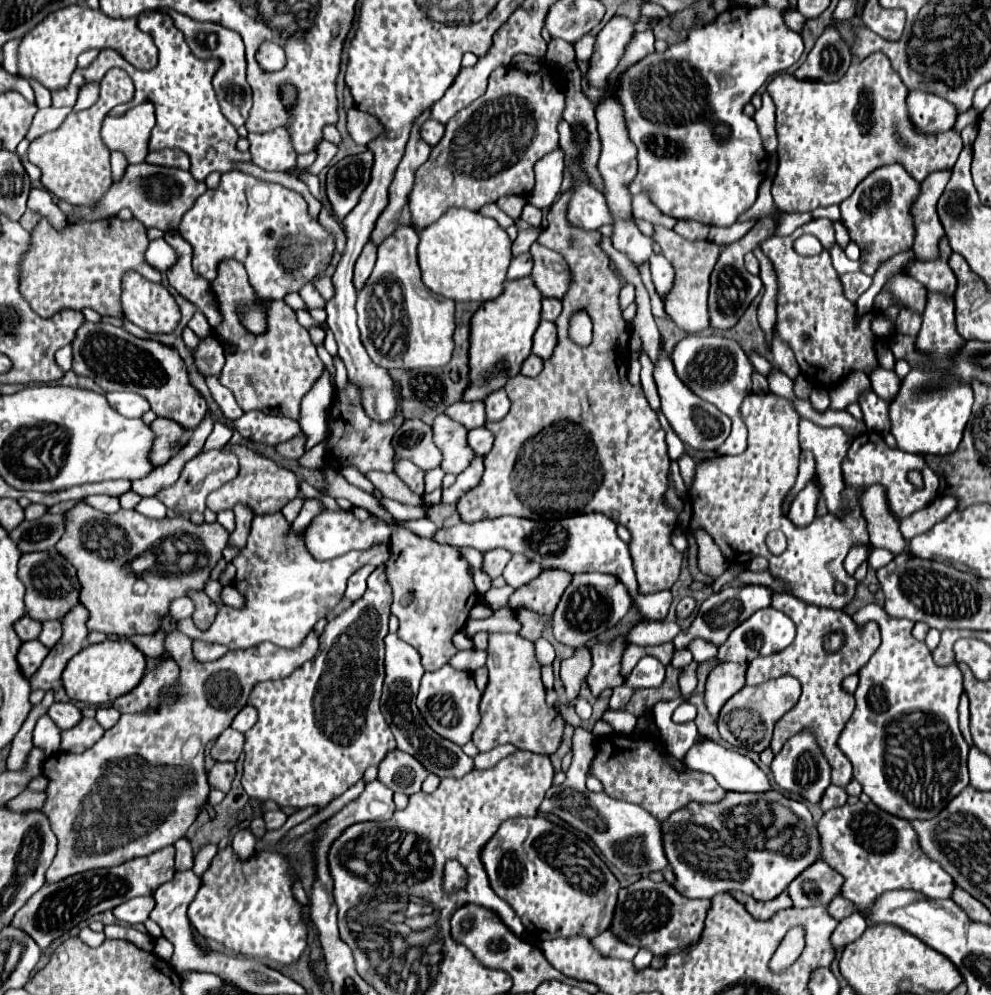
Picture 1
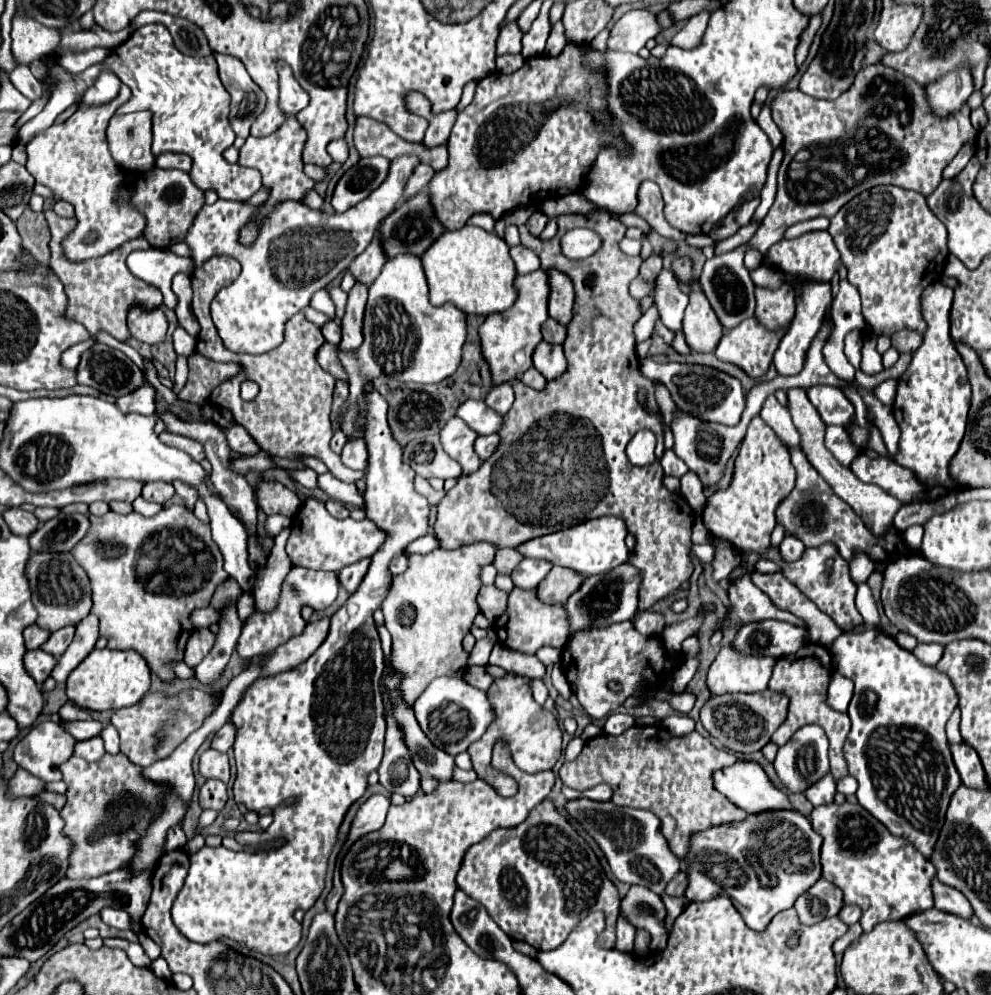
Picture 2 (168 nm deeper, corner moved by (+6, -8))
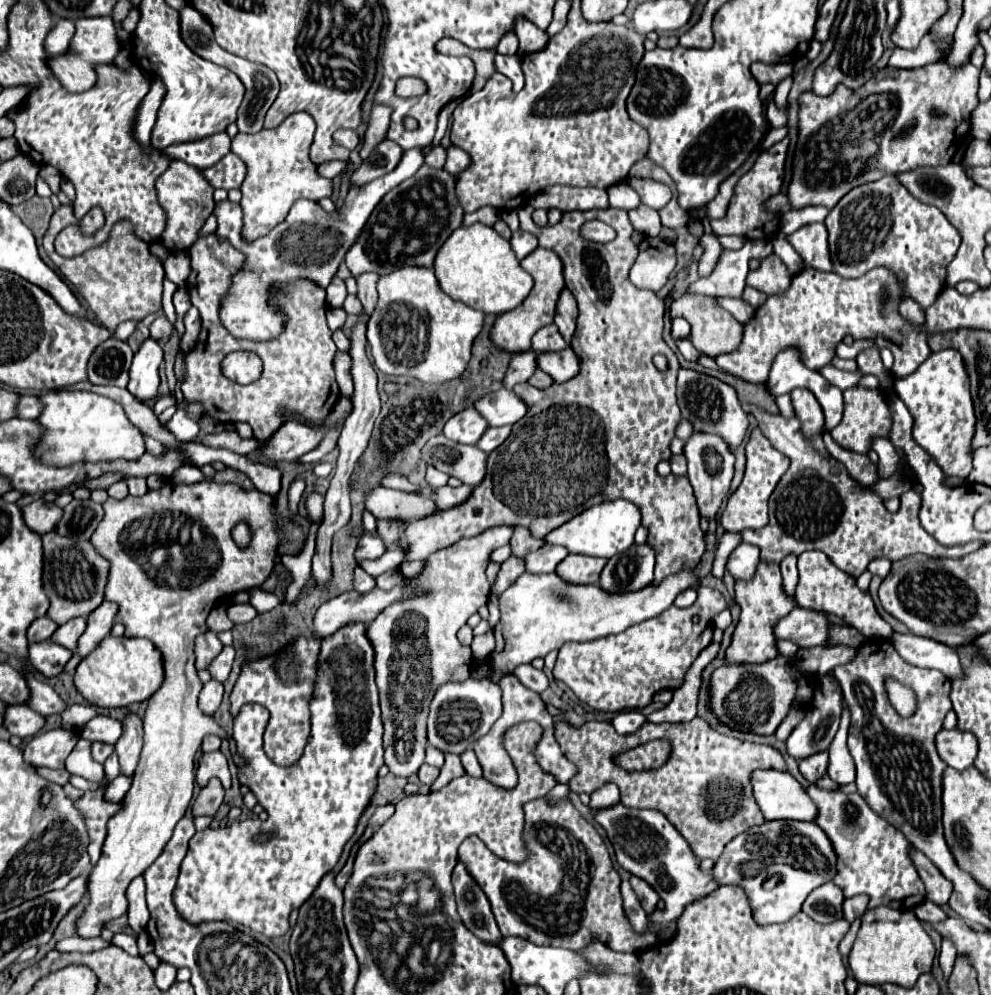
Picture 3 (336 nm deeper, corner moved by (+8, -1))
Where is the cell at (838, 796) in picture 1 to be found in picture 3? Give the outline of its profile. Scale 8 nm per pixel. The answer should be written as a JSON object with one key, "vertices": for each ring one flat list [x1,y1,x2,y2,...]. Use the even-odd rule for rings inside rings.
{"vertices":[[819,751,799,761,799,771,809,783,815,783,827,771,827,751]]}

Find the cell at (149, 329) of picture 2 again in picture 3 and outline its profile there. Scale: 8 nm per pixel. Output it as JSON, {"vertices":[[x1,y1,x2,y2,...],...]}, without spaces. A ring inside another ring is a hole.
{"vertices":[[163,315,163,317,157,317,153,323,151,323,151,337,153,339,165,339,165,337,169,337,171,333,175,331,175,327,171,325,171,321]]}

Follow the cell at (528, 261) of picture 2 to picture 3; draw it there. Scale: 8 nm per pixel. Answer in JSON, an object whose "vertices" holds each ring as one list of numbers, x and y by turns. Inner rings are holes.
{"vertices":[[515,231,511,237,511,247,517,255,517,259,527,257,533,249,537,249,537,237,533,233,525,233,525,231]]}

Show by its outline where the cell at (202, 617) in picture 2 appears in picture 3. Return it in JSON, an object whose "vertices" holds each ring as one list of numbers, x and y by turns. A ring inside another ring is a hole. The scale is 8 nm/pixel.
{"vertices":[[247,603,247,605,231,605,229,607,229,617,235,623,247,623,257,617,257,611]]}

